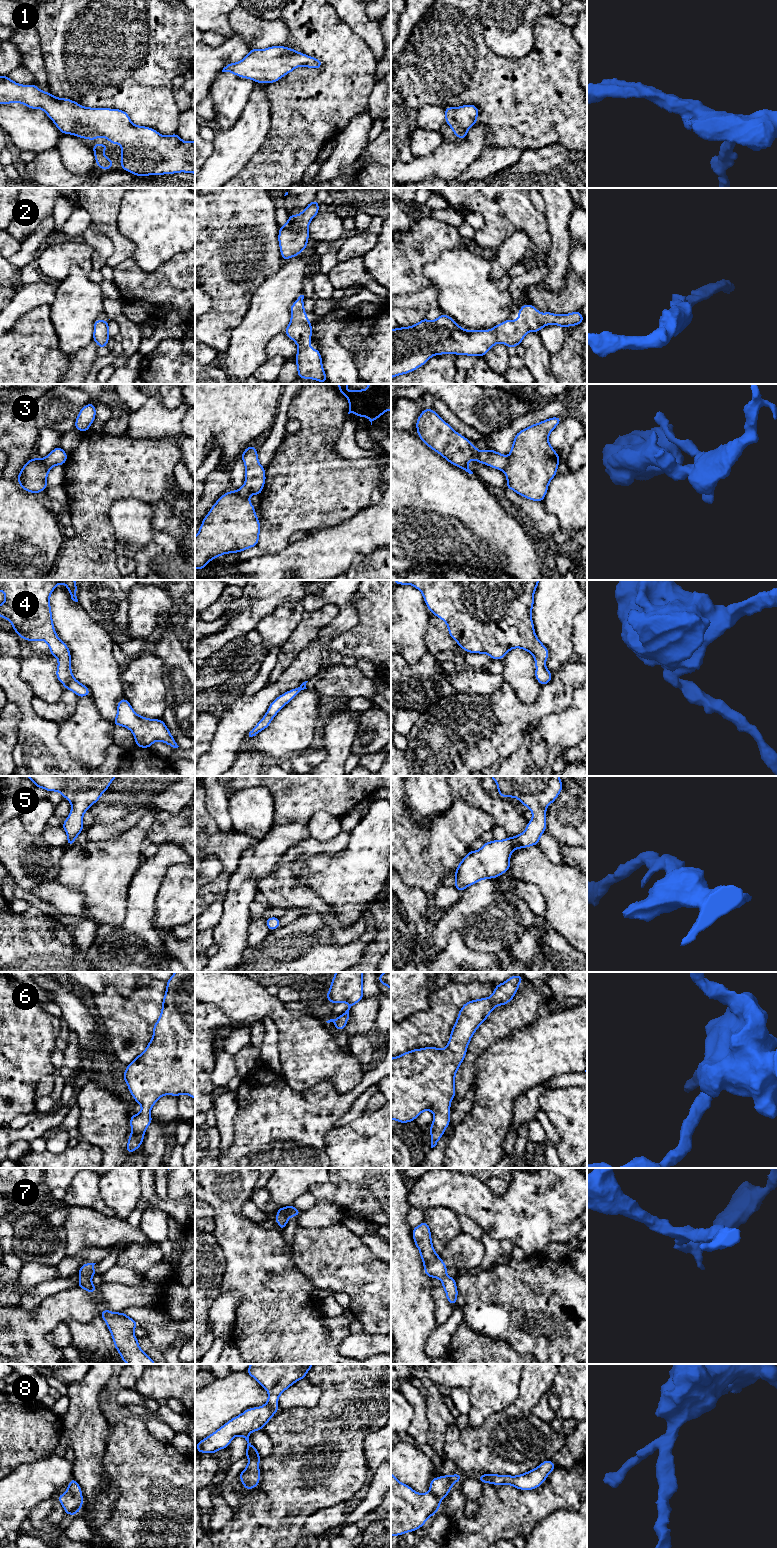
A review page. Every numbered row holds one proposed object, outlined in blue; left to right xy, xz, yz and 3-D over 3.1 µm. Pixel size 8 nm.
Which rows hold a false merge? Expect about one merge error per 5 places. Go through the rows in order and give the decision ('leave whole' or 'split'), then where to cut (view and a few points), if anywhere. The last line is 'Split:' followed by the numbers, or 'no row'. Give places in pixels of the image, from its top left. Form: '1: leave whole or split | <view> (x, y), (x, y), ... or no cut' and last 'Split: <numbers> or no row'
1: leave whole | no cut
2: leave whole | no cut
3: split | xz (234, 491), (241, 497), (248, 499)
4: leave whole | no cut
5: leave whole | no cut
6: leave whole | no cut
7: leave whole | no cut
8: leave whole | no cut
Split: 3

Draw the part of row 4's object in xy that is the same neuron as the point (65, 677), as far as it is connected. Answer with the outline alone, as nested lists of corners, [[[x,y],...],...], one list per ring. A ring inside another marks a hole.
[[[0,580],[0,591],[5,594],[0,617],[11,622],[20,639],[45,641],[58,660],[56,677],[65,689],[78,697],[90,696],[88,687],[73,677],[70,649],[54,629],[49,598],[57,584],[65,584],[71,599],[78,602],[75,580]]]

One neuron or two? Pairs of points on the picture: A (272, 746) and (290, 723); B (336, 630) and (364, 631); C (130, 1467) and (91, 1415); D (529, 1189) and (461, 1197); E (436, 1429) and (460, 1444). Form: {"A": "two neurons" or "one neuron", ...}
{"A": "one neuron", "B": "two neurons", "C": "two neurons", "D": "one neuron", "E": "two neurons"}

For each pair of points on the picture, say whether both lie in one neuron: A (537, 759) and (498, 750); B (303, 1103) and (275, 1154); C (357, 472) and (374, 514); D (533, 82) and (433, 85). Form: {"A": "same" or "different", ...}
{"A": "different", "B": "same", "C": "different", "D": "same"}

